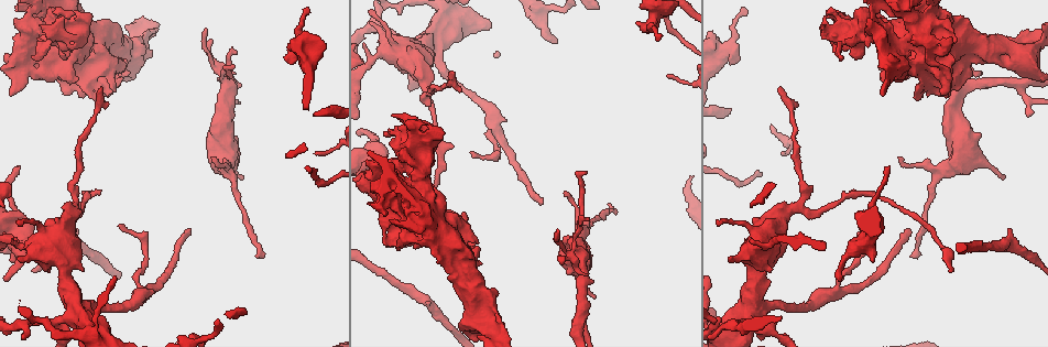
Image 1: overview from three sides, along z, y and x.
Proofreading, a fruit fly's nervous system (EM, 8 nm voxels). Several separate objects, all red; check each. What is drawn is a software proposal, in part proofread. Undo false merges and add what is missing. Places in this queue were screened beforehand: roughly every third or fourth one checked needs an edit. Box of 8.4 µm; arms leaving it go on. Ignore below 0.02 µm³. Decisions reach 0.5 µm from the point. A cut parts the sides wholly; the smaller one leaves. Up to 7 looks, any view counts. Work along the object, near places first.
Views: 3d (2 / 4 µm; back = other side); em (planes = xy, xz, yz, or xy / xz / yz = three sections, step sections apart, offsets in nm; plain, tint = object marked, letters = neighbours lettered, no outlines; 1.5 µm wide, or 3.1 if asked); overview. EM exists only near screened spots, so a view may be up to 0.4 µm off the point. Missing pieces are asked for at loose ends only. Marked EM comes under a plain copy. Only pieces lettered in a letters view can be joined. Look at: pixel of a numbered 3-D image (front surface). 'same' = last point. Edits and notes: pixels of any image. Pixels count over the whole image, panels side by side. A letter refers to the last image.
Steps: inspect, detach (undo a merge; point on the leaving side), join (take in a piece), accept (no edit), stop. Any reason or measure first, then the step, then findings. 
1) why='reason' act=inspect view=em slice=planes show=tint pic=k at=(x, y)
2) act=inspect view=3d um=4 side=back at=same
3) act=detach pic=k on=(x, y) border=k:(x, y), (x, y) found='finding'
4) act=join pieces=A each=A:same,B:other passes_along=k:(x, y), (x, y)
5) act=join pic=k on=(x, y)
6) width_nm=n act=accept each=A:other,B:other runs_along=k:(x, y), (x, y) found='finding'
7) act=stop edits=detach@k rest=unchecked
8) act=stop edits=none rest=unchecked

why='branch stops here' act=inspect view=3d um=2 pic=1 at=(593, 297)

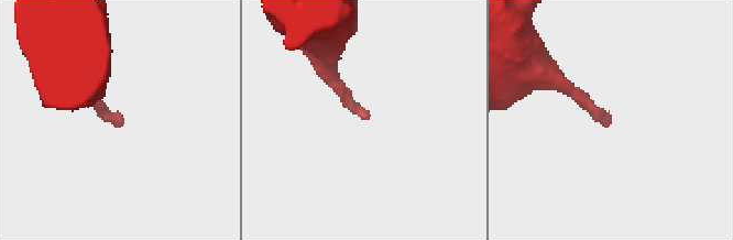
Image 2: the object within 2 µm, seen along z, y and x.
why='shape alone is not enough' act=inspect view=em slice=planes show=tint pic=2 at=(368, 114)

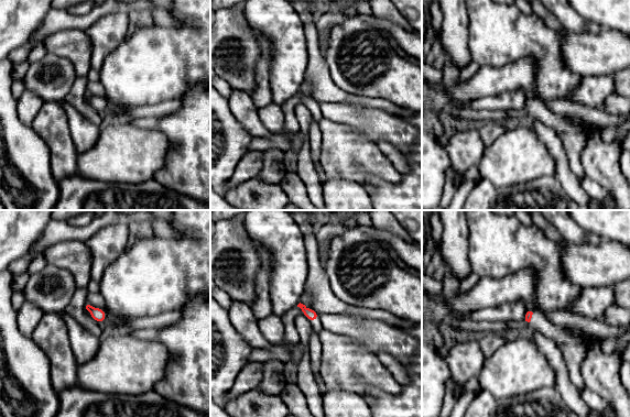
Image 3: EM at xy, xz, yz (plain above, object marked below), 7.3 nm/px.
act=inspect view=em slice=planes show=letters at=same

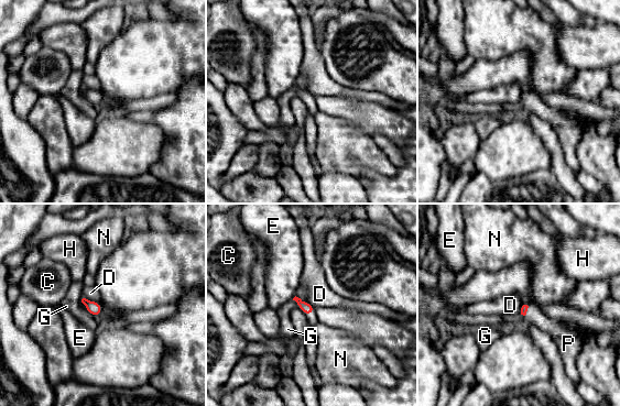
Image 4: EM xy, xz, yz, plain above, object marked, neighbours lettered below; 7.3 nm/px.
longest_contact=D:200nm act=join pic=4 on=(312, 319) each=C:other,D:other,E:other,G:other,H:other,N:other,P:same passes_along=4:(305, 307), (310, 314), (312, 319) found='the neuron continues'

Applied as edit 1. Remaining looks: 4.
why='thick turns thin' act=inspect view=em slice=yz step=8 show=tint pic=1 at=(857, 248)

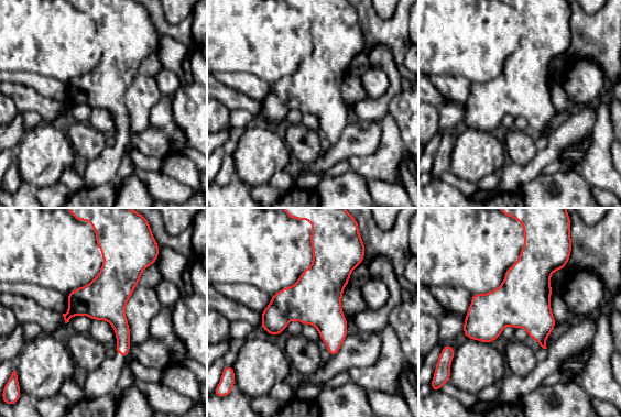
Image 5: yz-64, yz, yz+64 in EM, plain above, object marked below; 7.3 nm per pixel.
why='cut it another way' act=inspect view=em slice=planes show=letters at=same

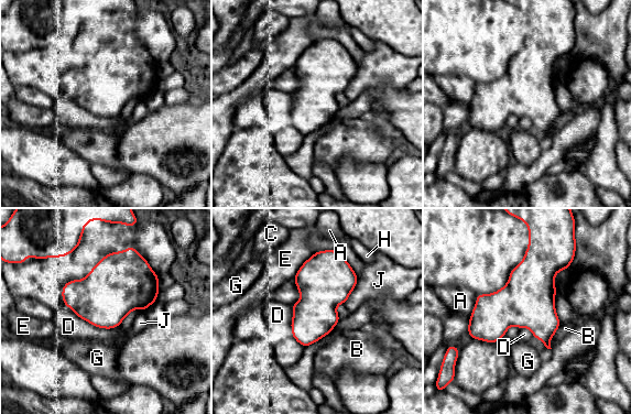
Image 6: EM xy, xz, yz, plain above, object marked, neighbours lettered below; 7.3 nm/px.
width_nm=300 act=accept each=A:other,B:other,C:other,D:other,E:other,G:other,H:other,J:other border=6:(357, 273), (357, 285), (344, 303) found='one neuron here'

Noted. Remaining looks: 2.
act=stop edits=join@4 rest=unchecked

